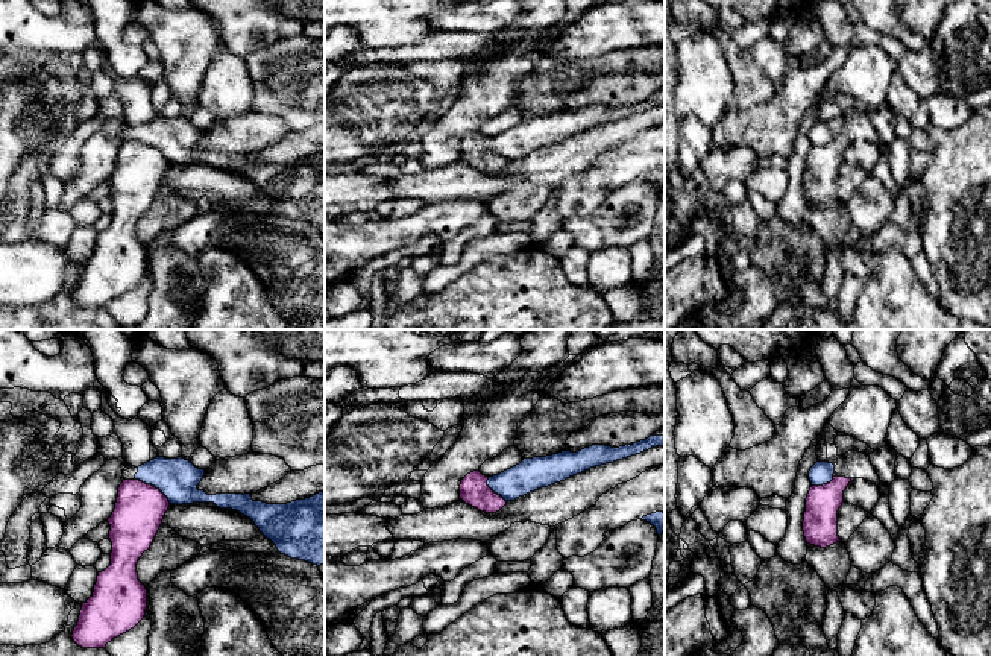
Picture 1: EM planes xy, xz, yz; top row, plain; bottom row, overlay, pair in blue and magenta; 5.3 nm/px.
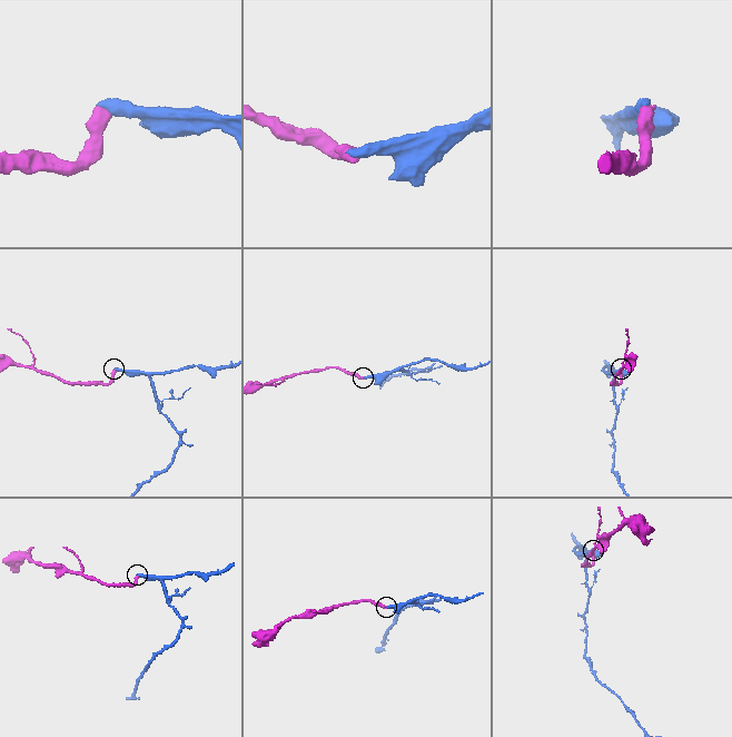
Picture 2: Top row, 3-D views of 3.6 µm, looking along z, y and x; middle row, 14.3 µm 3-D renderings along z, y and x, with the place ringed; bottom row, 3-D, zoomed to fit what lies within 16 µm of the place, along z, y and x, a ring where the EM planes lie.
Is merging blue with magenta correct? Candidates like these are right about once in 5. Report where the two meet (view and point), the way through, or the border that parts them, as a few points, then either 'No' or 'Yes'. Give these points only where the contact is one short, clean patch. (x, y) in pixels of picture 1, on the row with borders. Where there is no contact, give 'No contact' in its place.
Touches blue at xy (154, 485). Boundary: xy (134, 479), (154, 485), (170, 503). No

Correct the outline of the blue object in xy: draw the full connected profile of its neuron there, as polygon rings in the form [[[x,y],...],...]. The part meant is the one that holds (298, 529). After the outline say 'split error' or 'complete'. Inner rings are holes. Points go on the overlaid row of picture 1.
[[[156,457],[138,468],[126,465],[124,480],[140,480],[159,489],[170,504],[214,503],[250,518],[281,554],[325,565],[325,492],[287,504],[253,501],[250,494],[216,494],[199,490],[205,469],[182,457]]]; split error

